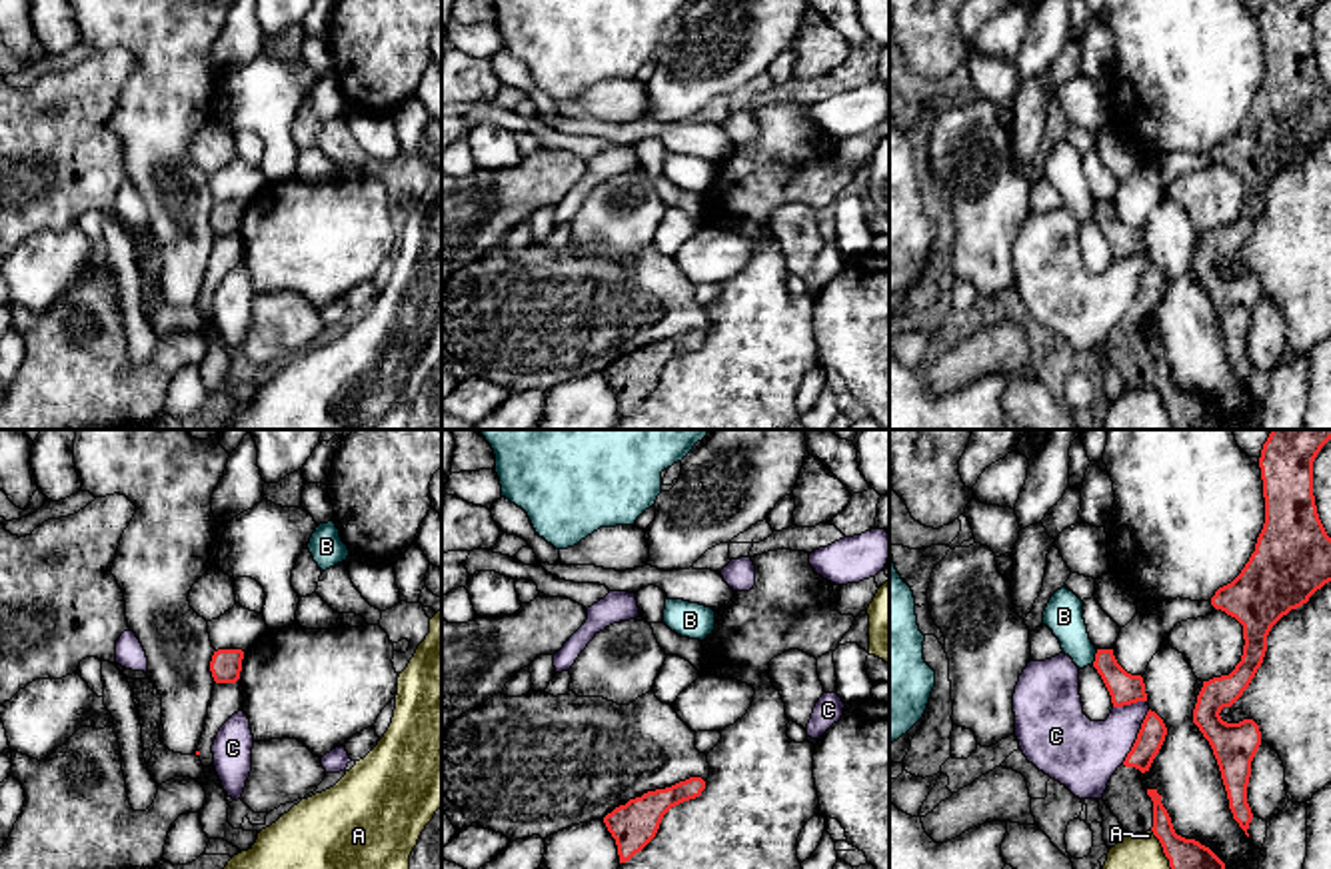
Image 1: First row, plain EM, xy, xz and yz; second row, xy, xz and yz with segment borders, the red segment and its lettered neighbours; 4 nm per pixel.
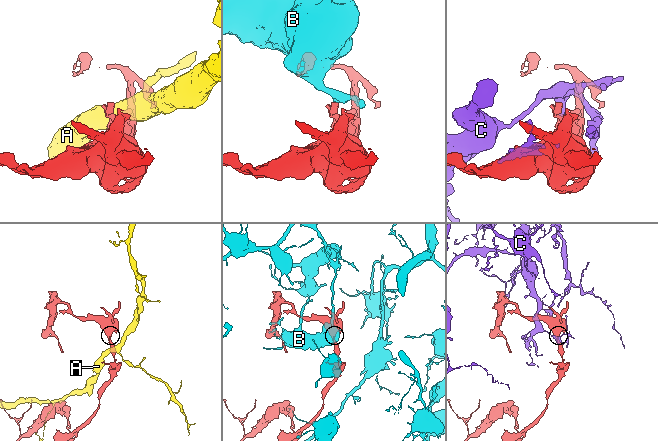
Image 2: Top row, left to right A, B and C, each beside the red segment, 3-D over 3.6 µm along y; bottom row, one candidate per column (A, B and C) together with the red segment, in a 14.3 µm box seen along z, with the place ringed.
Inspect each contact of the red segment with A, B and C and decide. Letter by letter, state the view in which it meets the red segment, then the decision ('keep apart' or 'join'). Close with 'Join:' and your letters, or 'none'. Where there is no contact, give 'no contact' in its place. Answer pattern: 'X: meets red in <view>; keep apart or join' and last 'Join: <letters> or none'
A: meets red in yz; keep apart
B: meets red in yz; keep apart
C: meets red in yz; keep apart
Join: none

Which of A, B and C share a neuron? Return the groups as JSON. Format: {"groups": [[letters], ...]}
{"groups": [["A"], ["B"], ["C"]]}

